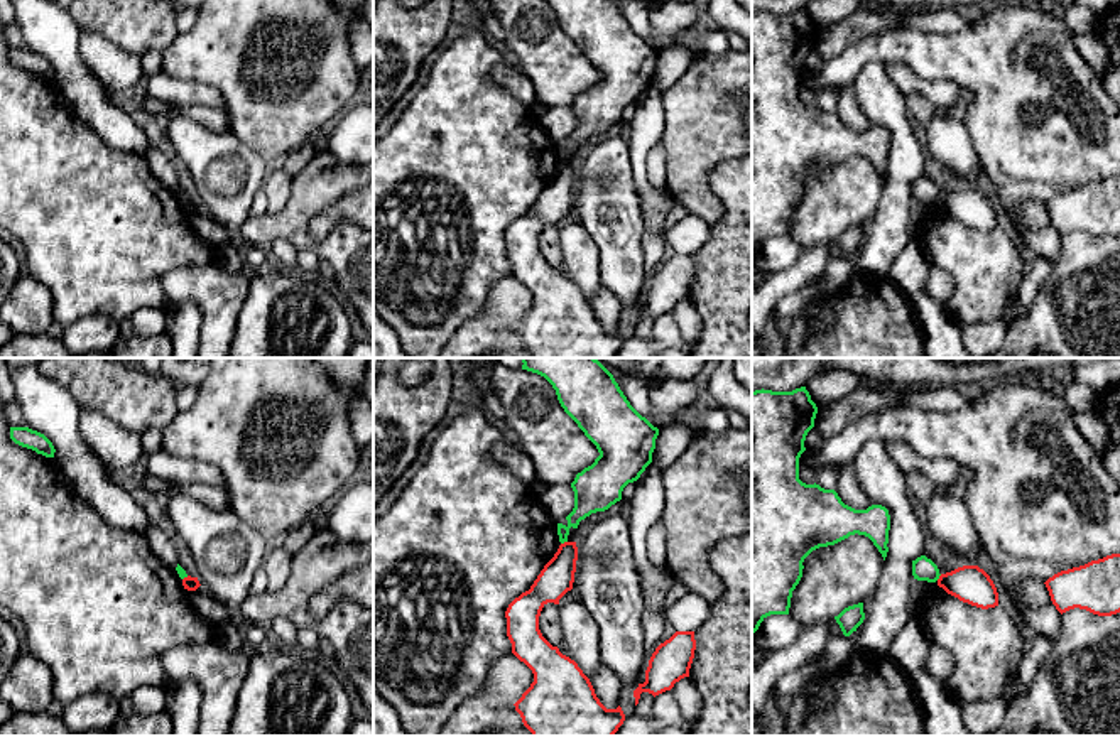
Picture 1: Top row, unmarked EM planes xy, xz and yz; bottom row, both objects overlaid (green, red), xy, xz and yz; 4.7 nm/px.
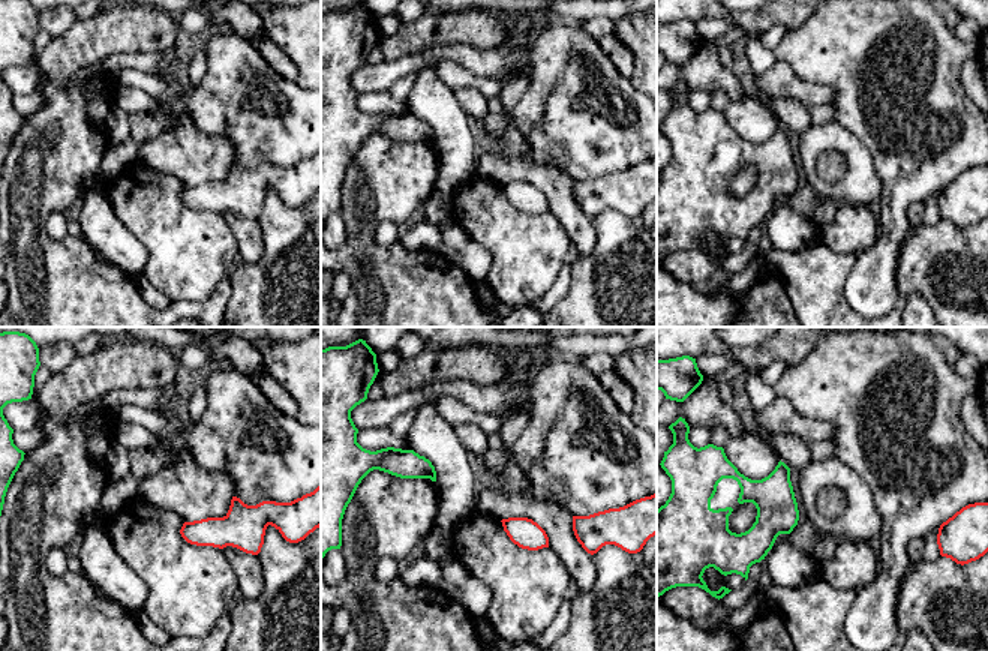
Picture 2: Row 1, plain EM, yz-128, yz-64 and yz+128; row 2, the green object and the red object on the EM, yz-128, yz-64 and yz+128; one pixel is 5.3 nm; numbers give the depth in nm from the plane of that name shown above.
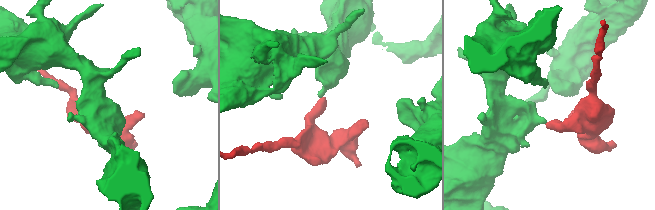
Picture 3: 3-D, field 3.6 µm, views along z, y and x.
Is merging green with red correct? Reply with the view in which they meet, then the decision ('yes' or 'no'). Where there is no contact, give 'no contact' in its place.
contact in xz; no

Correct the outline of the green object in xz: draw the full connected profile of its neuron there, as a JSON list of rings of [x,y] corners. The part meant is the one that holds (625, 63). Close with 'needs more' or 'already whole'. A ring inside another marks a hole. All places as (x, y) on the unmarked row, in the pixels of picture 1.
[[[546,0],[556,12],[564,34],[578,46],[584,57],[596,68],[600,78],[576,96],[571,110],[574,130],[566,138],[568,145],[557,145],[559,164],[568,164],[569,150],[596,133],[605,133],[622,122],[628,105],[640,100],[652,84],[659,51],[642,39],[627,22],[615,0]]]; already whole

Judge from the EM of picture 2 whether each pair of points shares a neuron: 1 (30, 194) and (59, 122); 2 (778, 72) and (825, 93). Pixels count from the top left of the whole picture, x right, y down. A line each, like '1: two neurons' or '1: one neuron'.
1: one neuron
2: one neuron

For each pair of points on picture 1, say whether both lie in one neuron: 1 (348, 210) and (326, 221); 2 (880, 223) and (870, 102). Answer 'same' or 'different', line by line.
1: same
2: same

